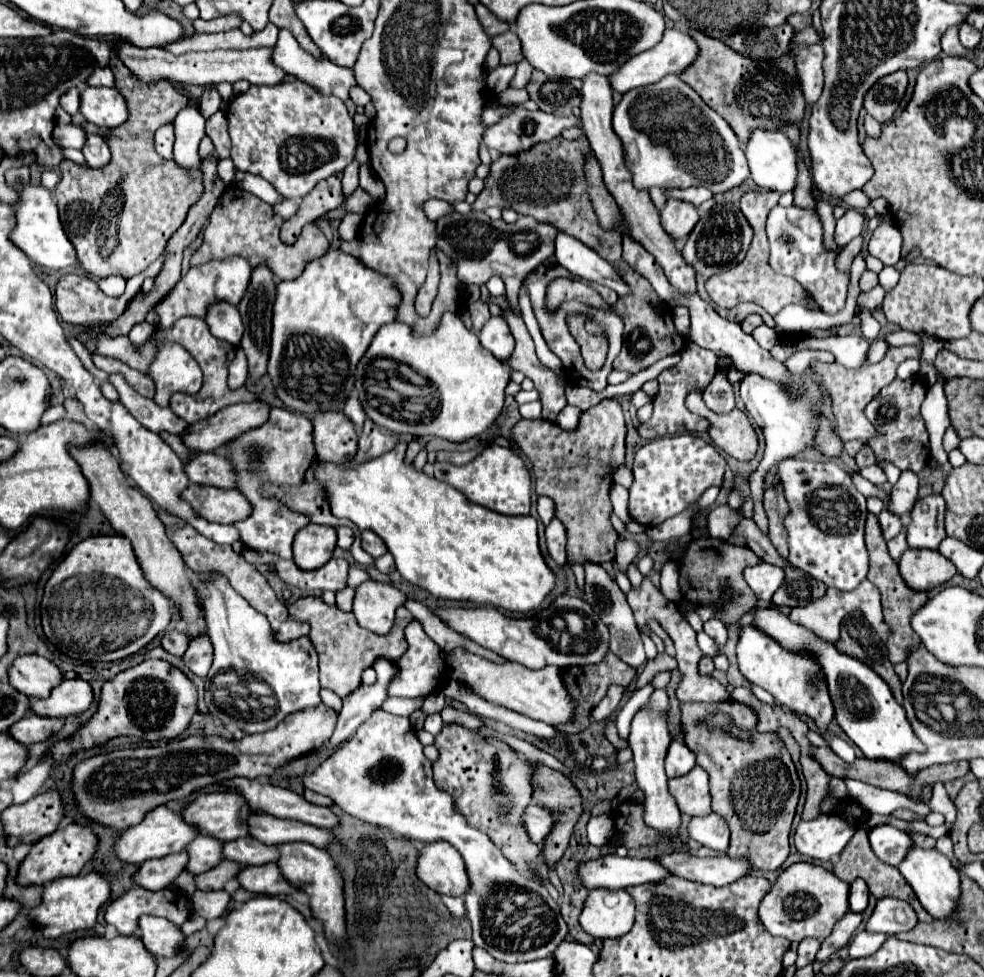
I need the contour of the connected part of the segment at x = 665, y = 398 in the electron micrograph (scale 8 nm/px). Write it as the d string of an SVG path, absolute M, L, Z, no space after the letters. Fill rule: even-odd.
M687 344L681 350L681 362L665 372L659 374L659 392L655 394L655 412L649 422L641 424L637 428L639 436L645 440L661 438L661 436L671 436L671 434L681 434L681 432L705 432L707 430L707 420L691 414L685 406L685 398L691 390L705 390L711 382L711 378L717 372L717 356L711 350L699 348L695 344Z

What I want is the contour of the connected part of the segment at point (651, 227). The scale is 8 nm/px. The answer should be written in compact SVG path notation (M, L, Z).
M587 74L587 78L583 78L583 90L581 90L581 118L583 118L585 136L591 144L597 160L601 162L605 186L615 196L617 204L621 206L629 234L637 242L641 242L647 252L651 252L655 256L655 260L661 264L671 286L675 286L681 294L693 294L695 292L695 270L683 262L683 256L675 248L673 238L665 234L665 230L659 222L659 212L655 210L649 194L643 190L635 190L635 186L631 182L631 172L627 170L625 160L623 160L621 140L617 138L617 134L613 132L613 126L611 126L611 114L613 114L613 98L611 98L609 78L601 76L601 74Z

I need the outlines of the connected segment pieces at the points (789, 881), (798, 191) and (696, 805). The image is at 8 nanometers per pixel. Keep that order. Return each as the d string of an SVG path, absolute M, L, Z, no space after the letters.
M797 862L783 870L759 906L759 918L767 932L789 938L791 942L801 942L805 938L817 938L823 942L831 934L835 922L847 912L849 884L839 880L833 872L809 862Z
M799 154L799 178L797 178L797 184L795 184L795 190L793 190L795 206L815 208L811 186L813 186L813 182L811 182L811 176L809 176L809 168L805 166L805 162L803 162L801 154Z
M695 766L689 774L669 780L669 792L675 798L681 814L705 816L711 814L709 776L701 766Z

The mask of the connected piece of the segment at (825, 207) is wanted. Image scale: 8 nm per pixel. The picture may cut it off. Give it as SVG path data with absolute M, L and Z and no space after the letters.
M819 198L819 200L817 200L817 212L819 212L823 224L823 243L825 248L839 254L842 248L835 243L833 237L836 226L836 220L833 216L833 207L827 202L827 200L821 200L821 198Z

